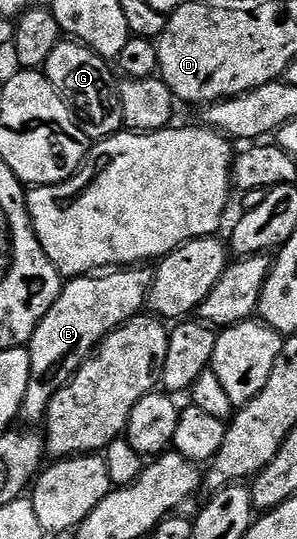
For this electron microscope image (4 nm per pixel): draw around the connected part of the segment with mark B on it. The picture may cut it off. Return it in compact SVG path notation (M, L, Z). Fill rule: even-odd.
M119 269L98 277L72 279L64 286L51 312L37 325L29 344L31 372L21 412L22 422L27 422L24 424L42 424L51 398L74 377L80 365L91 358L91 352L111 332L130 323L142 312L139 310L144 310L151 280L152 276L146 275L143 269Z

